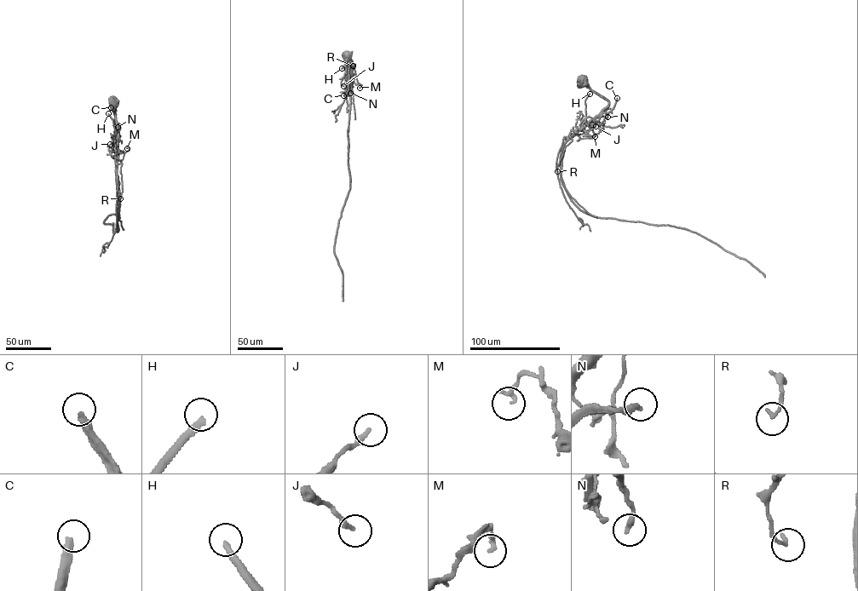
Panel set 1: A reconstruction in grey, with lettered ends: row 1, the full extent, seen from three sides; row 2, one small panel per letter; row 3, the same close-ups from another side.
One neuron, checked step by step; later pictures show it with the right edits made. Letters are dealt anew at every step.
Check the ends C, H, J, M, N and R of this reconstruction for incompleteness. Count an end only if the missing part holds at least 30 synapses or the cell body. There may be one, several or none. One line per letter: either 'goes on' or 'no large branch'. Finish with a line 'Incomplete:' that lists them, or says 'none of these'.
C: goes on
H: goes on
J: no large branch
M: no large branch
N: no large branch
R: no large branch
Incomplete: C, H

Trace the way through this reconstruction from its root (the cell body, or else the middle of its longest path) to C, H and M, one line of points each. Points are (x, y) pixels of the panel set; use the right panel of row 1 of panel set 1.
C: (577, 206), (561, 177), (561, 150), (572, 136), (595, 117), (607, 114), (617, 98)
H: (577, 206), (561, 177), (561, 150), (585, 118), (585, 100), (590, 94)
M: (577, 206), (561, 177), (561, 150), (573, 131), (579, 136), (578, 140), (595, 136)

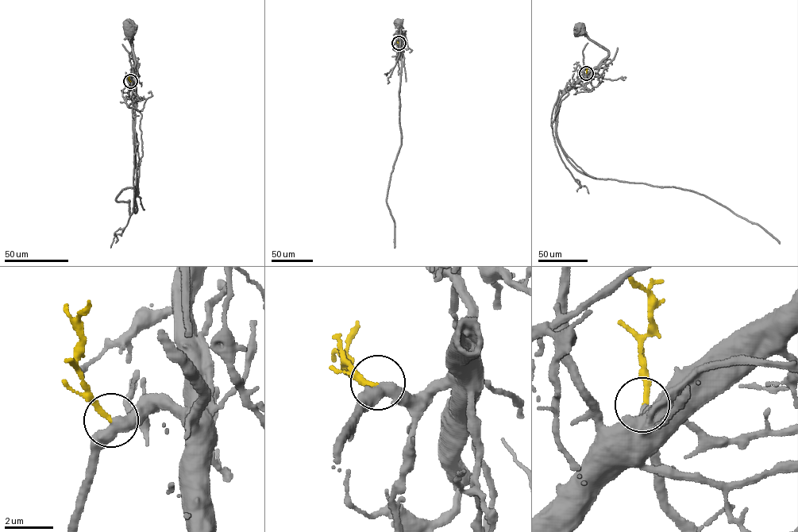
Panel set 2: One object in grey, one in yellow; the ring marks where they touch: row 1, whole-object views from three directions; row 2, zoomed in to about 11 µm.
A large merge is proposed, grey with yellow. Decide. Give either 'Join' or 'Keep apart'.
Join

